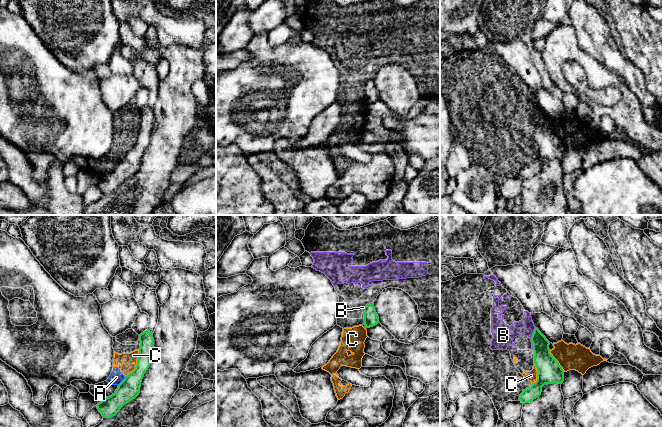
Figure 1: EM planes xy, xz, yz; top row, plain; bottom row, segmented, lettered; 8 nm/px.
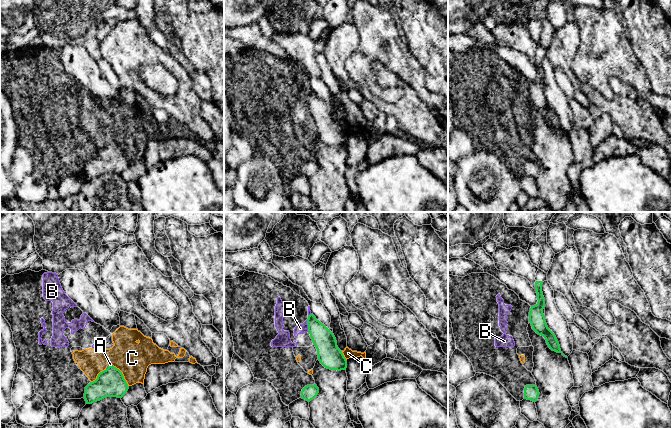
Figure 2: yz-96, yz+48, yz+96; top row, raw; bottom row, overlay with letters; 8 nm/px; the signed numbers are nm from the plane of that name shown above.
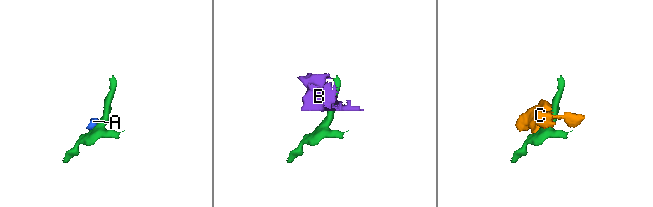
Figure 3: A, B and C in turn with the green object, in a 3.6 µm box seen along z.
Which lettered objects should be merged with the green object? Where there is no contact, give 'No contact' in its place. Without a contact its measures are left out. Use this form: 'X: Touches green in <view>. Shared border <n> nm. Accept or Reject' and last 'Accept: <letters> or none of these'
A: Touches green in xy. Shared border 100 nm. Reject
B: Touches green in yz. Shared border 100 nm. Reject
C: Touches green in xy. Shared border 240 nm. Reject
Accept: none of these

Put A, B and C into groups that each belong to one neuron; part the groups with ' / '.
A B C

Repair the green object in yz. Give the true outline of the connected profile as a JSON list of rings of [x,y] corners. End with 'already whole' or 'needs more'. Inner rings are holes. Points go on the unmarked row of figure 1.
[[[536,103],[532,110],[531,118],[533,120],[534,139],[538,150],[537,157],[520,170],[519,177],[523,180],[539,173],[545,160],[562,160],[564,157],[564,146],[550,129],[550,118]]]; already whole

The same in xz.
[[[369,79],[364,83],[364,98],[366,104],[373,103],[379,99],[379,94],[376,89],[374,79]]]; already whole

